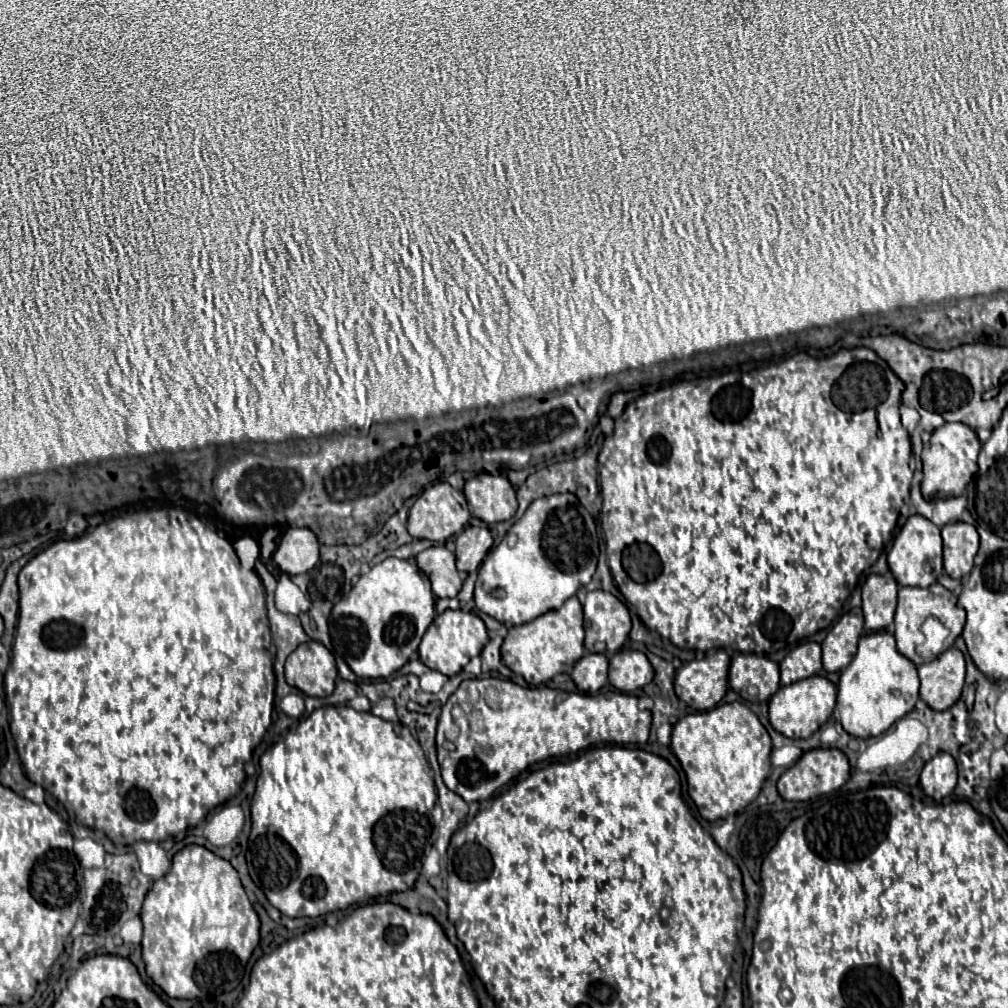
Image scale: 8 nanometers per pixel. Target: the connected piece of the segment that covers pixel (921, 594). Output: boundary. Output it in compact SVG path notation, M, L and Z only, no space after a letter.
M934 583L930 585L928 589L920 589L920 587L900 587L898 591L898 609L896 609L896 647L898 651L908 657L912 663L920 665L924 663L922 657L916 653L916 645L920 645L920 625L924 623L926 617L940 617L940 621L950 629L950 637L946 641L946 645L954 645L956 637L962 633L964 629L964 623L966 623L966 611L958 607L958 597L954 593L950 593L948 589L944 589L940 583Z

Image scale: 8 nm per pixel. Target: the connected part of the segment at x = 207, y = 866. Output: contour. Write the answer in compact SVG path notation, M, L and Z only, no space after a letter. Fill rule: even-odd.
M186 845L174 855L172 869L162 879L154 881L148 891L140 919L144 925L142 957L146 973L168 997L174 999L204 999L208 995L230 993L238 987L246 963L260 939L260 919L244 893L238 871L228 861L200 845Z

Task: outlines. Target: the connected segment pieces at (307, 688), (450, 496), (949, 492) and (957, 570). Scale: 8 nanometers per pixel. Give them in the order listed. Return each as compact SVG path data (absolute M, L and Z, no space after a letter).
M306 641L286 659L286 681L310 697L328 697L338 677L334 655L318 641Z
M440 481L432 487L424 489L424 493L416 499L408 515L408 533L414 539L428 539L428 541L446 541L448 537L460 533L470 519L470 511L463 491L459 491Z
M944 423L944 427L936 429L922 451L922 465L924 465L922 495L924 499L932 501L932 499L946 499L946 497L962 495L972 475L978 471L978 465L976 465L978 451L980 451L980 441L968 425Z
M948 523L941 529L944 539L944 571L962 579L972 571L972 561L978 553L978 533L968 523Z

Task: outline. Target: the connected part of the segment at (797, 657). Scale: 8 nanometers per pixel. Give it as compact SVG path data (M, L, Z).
M800 643L779 663L780 686L792 685L822 671L822 647L818 643Z

